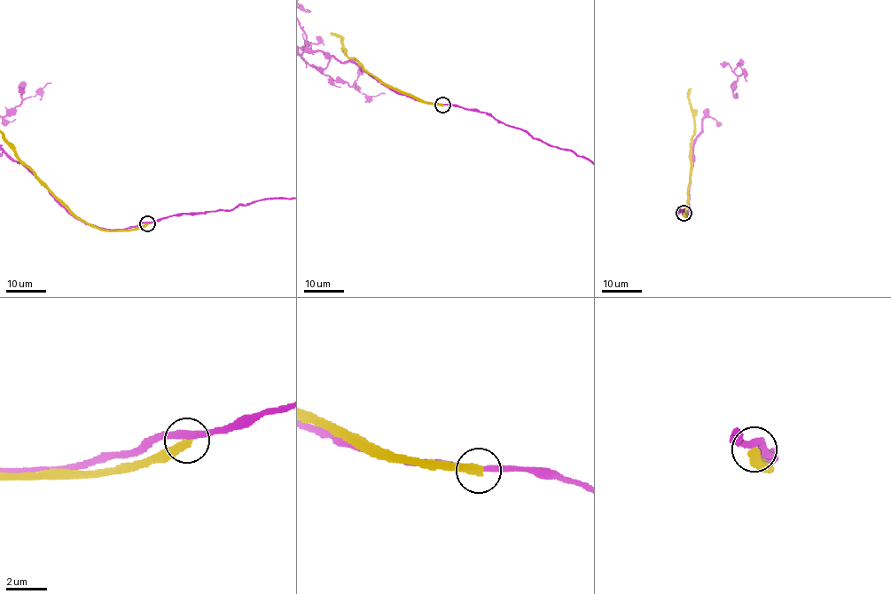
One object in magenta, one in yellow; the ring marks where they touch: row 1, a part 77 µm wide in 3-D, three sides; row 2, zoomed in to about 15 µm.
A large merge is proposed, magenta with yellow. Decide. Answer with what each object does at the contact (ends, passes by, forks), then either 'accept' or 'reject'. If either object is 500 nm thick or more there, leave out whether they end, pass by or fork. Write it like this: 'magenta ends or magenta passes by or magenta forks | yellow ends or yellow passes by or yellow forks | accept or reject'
magenta passes by | yellow ends | reject

